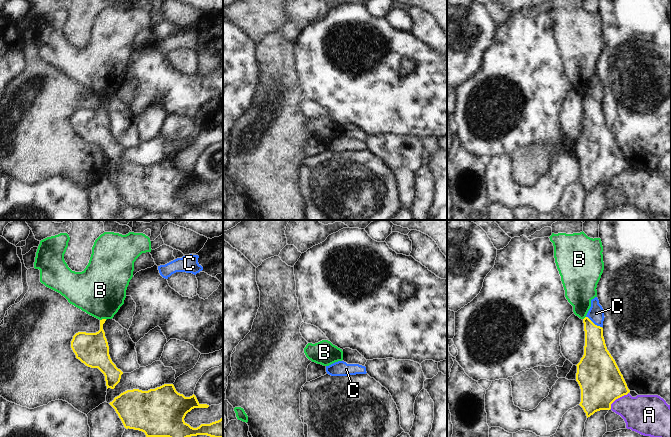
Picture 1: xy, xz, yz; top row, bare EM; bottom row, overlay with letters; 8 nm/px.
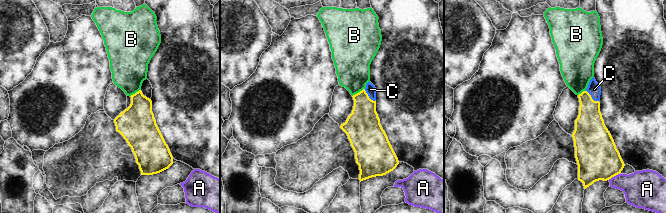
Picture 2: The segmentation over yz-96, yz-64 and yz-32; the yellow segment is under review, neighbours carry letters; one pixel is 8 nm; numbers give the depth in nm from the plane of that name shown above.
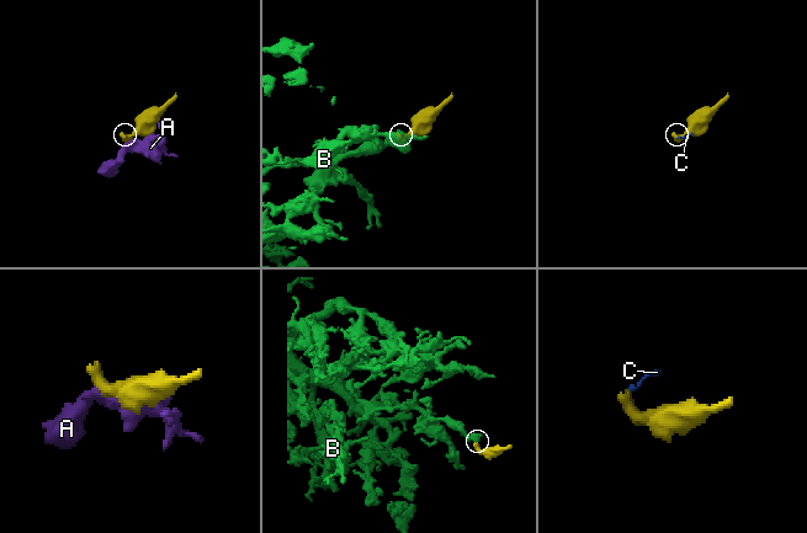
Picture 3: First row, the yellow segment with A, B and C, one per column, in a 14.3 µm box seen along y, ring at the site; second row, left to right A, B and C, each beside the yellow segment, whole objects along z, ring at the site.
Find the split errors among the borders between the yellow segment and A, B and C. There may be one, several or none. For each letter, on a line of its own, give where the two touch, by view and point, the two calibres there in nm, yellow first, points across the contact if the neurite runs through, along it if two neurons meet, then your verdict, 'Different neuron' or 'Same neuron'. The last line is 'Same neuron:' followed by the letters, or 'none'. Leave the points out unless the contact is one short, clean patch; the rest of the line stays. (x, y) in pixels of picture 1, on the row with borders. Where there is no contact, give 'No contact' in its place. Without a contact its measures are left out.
A: Touches yellow at yz (617, 398). Thickness 360 nm (yellow) against 300 nm. Different neuron
B: Touches yellow at xy (103, 319). Thickness 260 nm (yellow) against 420 nm. Boundary: xy (106, 319), (100, 320). Different neuron
C: Touches yellow at yz (593, 323). Thickness 190 nm (yellow) against 130 nm. Boundary: yz (586, 316), (601, 327). Different neuron
Same neuron: none.

